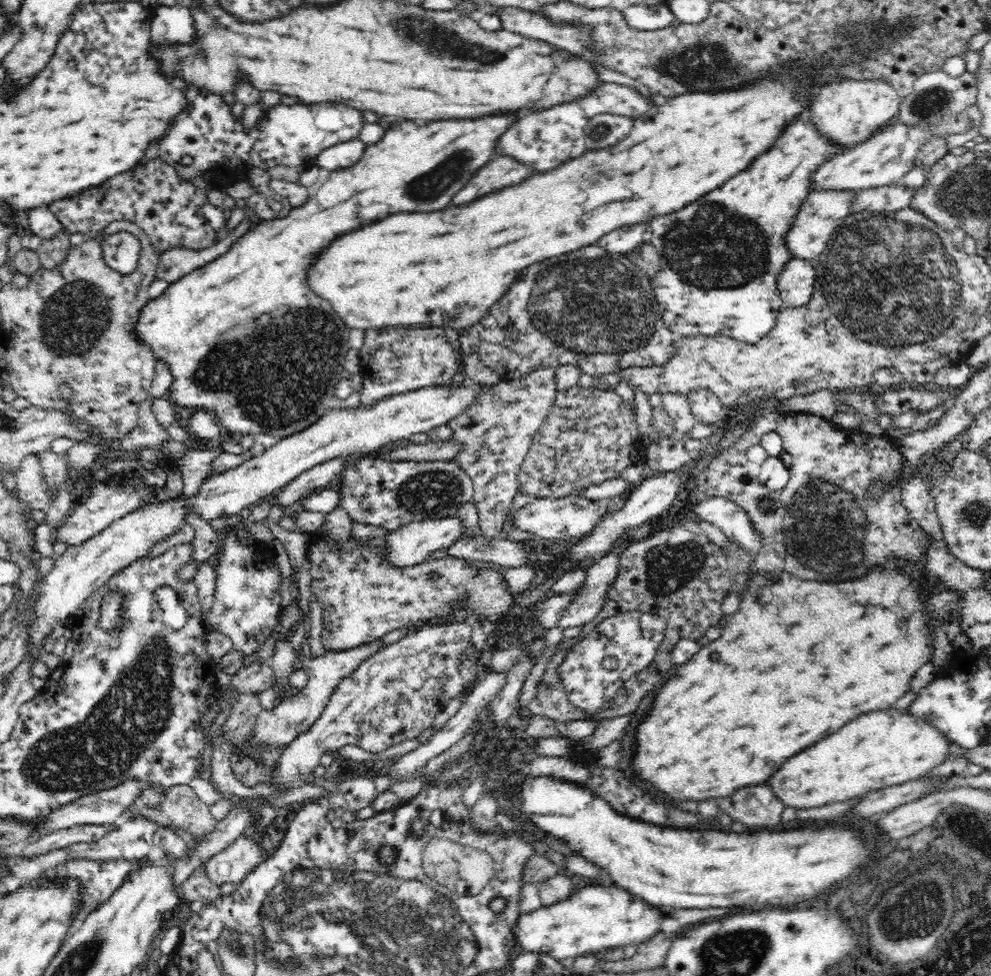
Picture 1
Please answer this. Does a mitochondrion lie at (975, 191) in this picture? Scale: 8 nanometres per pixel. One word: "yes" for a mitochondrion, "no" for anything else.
yes

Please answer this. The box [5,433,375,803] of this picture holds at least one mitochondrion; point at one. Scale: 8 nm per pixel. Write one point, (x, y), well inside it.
(133, 713)

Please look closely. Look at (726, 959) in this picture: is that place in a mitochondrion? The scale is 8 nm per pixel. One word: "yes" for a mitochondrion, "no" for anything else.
yes

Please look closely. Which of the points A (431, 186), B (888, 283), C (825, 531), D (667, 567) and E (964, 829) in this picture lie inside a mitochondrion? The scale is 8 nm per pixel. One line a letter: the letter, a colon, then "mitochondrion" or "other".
A: mitochondrion
B: mitochondrion
C: mitochondrion
D: mitochondrion
E: other

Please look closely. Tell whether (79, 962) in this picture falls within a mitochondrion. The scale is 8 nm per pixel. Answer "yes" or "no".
yes

